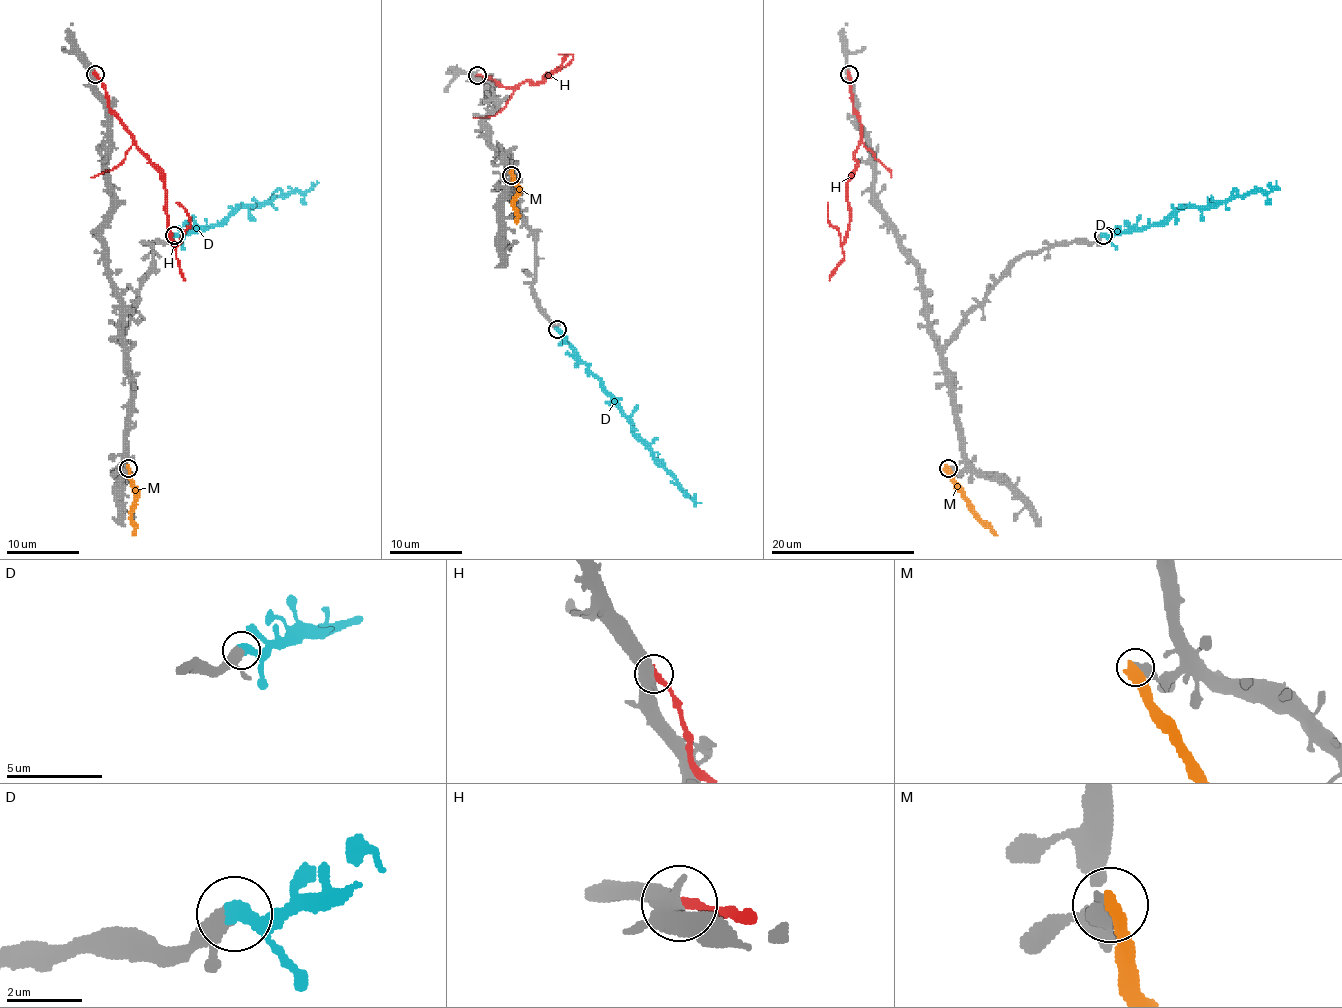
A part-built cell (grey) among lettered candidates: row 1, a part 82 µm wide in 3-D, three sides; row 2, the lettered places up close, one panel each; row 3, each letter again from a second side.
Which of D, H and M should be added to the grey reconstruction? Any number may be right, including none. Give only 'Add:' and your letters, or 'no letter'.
Add: D

